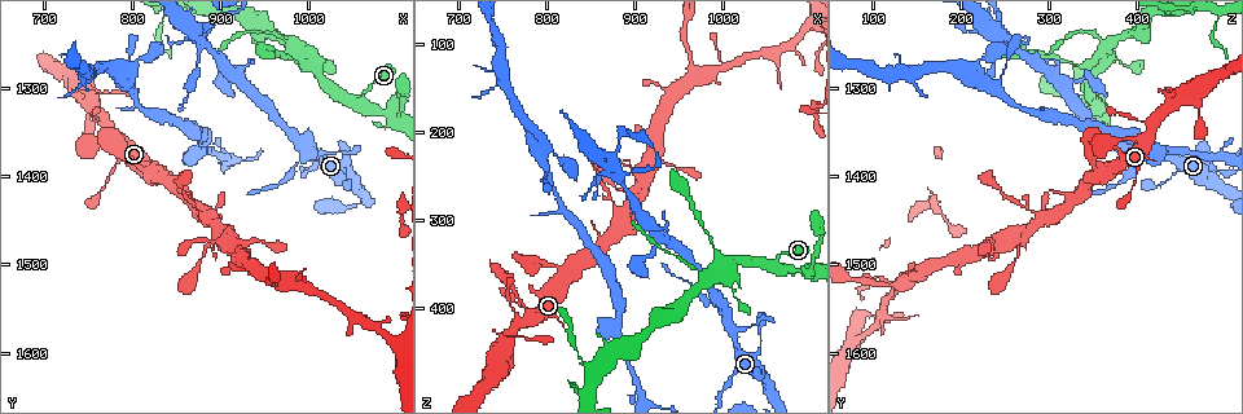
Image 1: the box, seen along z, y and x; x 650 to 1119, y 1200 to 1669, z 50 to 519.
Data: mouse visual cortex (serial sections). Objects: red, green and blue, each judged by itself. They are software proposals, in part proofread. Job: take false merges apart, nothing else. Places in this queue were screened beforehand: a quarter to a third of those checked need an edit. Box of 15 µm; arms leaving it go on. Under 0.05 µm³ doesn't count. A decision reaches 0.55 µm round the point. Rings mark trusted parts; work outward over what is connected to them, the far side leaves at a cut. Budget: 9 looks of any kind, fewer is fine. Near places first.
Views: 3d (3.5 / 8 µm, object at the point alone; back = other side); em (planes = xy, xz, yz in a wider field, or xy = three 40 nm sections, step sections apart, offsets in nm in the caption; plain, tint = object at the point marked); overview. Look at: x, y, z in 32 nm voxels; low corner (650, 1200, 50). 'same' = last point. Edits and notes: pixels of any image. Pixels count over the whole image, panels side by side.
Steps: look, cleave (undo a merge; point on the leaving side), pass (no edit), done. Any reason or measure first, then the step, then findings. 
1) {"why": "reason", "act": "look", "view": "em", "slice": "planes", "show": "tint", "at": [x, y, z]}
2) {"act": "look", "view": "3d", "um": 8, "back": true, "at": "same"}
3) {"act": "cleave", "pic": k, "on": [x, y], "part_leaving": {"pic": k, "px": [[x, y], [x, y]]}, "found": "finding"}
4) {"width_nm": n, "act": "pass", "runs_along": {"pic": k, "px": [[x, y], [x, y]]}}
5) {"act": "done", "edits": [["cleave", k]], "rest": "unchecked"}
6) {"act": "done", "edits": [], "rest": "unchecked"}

{"why": "arms part here", "act": "look", "view": "3d", "um": 8, "at": [975, 1245, 360]}

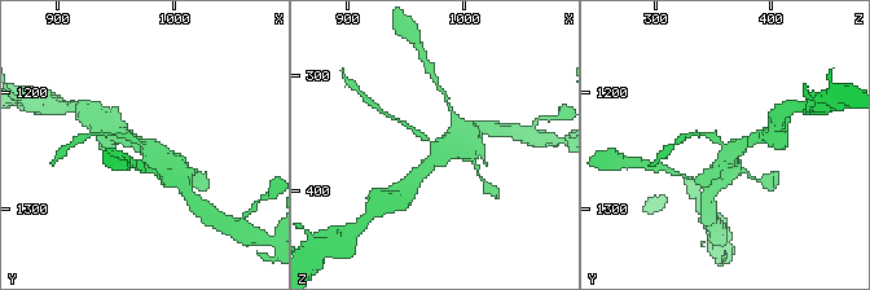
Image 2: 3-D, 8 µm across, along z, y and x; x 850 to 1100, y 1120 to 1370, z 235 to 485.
{"why": "closer look", "act": "look", "view": "3d", "um": 3.5, "at": [974, 1246, 362]}

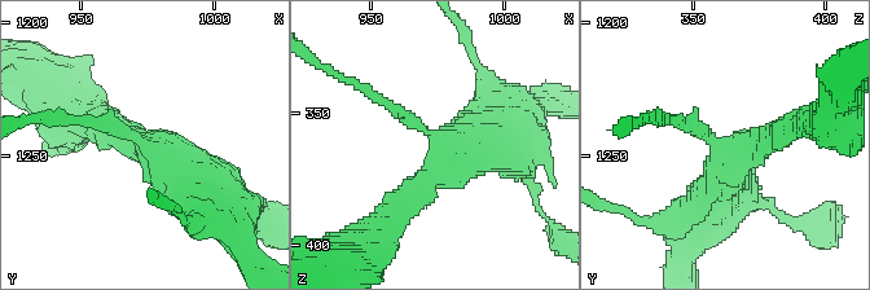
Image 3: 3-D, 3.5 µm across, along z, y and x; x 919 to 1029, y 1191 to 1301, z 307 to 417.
{"arms": 3, "arm_widths_nm": [200, 300, 500], "act": "look", "view": "em", "slice": "xy", "step": 2, "show": "tint", "at": [975, 1247, 360]}

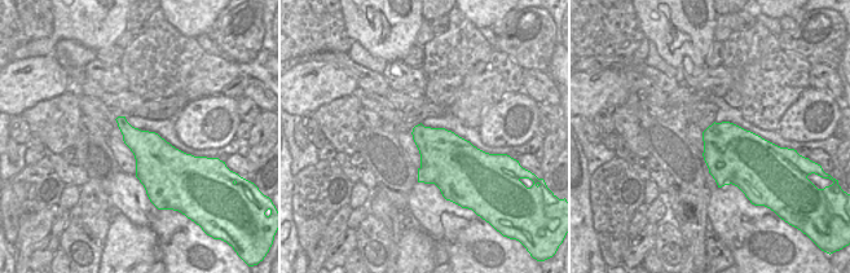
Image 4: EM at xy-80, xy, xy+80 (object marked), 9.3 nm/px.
{"act": "pass", "runs_along": {"pic": 3, "px": [[512, 121], [392, 214]]}, "found": "all the same cell"}

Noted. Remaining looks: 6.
{"why": "four-way junction", "act": "look", "view": "em", "slice": "planes", "show": "tint", "at": [875, 1235, 245]}

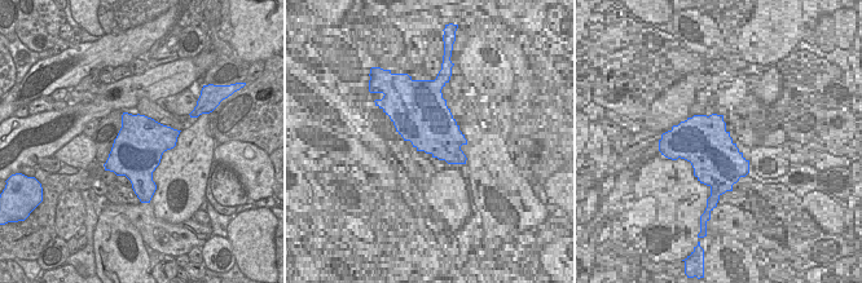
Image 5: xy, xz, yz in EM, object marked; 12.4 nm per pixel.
{"act": "look", "view": "3d", "um": 3.5, "at": "same"}

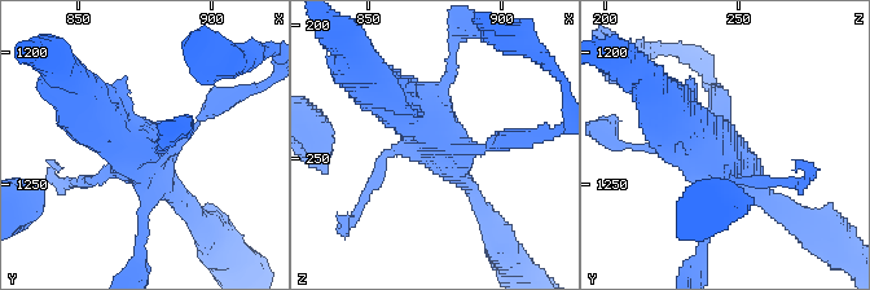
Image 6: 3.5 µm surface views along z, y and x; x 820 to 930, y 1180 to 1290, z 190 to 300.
{"act": "pass", "found": "continuous, no second cell"}

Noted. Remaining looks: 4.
{"why": "narrows sharply", "act": "look", "view": "3d", "um": 8, "at": [870, 1435, 270]}

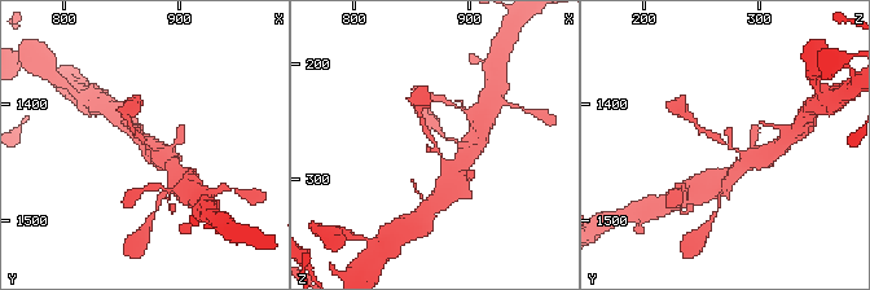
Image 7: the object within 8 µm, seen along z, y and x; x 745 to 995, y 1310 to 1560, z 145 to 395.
{"arm_widths_nm": [200, 300], "why": "now the EM", "act": "look", "view": "em", "slice": "xy", "step": 2, "show": "tint", "at": [870, 1434, 270]}

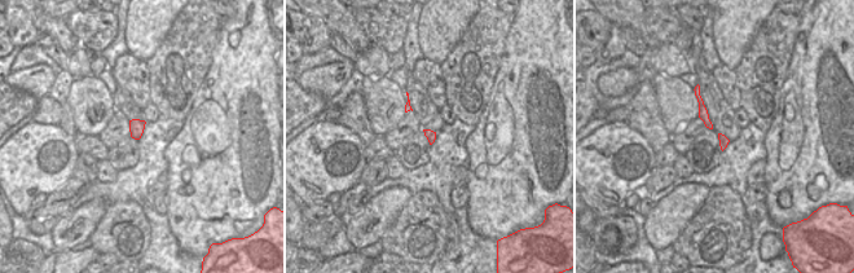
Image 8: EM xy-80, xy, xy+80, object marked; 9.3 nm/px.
{"act": "pass", "runs_along": {"pic": 7, "px": [[752, 159], [697, 124]]}, "found": "all the same cell"}

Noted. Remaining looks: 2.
{"why": "thin neck", "act": "look", "view": "3d", "um": 3.5, "at": [950, 1475, 240]}

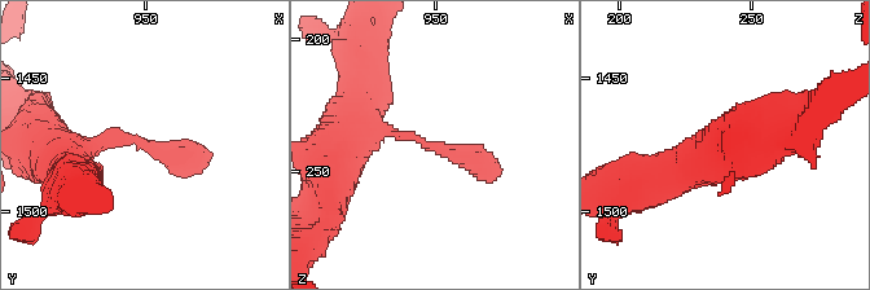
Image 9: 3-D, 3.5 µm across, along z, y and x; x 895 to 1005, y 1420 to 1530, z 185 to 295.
{"act": "look", "view": "em", "slice": "xy", "step": 5, "show": "tint", "at": [946, 1474, 237]}

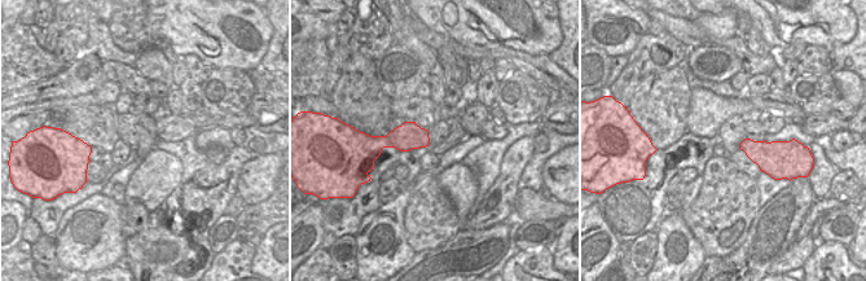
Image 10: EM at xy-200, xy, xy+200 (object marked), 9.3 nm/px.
{"act": "pass", "runs_along": {"pic": 9, "px": [[345, 126], [413, 136], [496, 170]]}, "found": "one cell here"}

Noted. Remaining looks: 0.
{"act": "done", "edits": [], "rest": "unchecked"}

